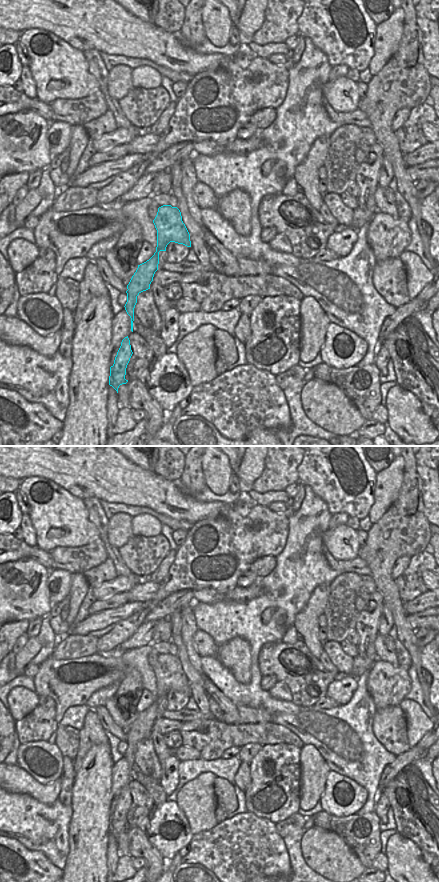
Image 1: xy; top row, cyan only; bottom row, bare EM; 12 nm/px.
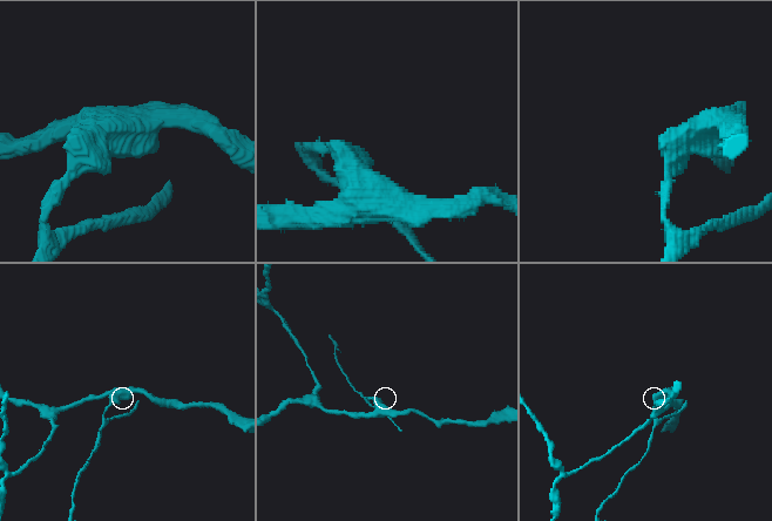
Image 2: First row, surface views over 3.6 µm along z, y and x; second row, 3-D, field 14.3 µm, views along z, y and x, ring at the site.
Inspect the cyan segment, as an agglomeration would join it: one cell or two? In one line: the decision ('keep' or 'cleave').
cleave

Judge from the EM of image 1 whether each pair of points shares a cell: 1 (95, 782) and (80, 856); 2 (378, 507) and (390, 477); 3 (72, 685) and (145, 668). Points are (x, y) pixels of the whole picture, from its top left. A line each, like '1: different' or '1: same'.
1: same
2: same
3: same

